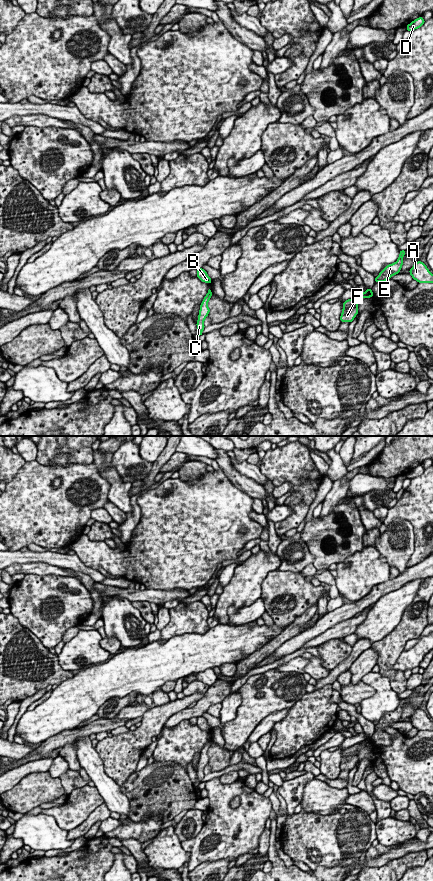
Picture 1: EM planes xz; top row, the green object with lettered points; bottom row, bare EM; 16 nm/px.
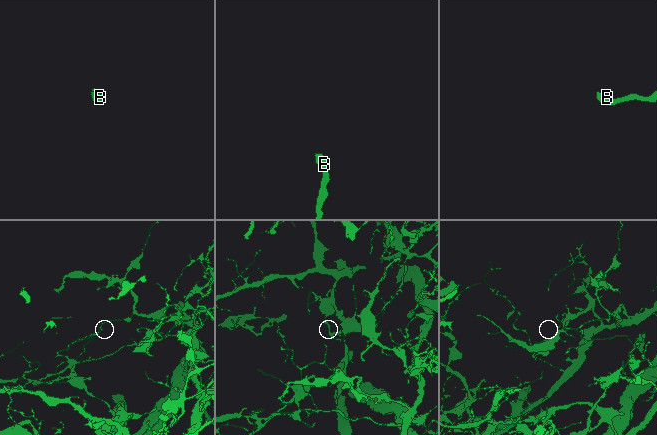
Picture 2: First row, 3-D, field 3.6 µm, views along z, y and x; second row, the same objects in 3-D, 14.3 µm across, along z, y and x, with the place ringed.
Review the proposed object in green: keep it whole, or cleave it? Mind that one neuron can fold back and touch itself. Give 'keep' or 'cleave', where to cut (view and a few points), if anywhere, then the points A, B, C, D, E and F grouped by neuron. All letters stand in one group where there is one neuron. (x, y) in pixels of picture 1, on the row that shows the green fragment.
cleave; cut in xz along (196, 340), (198, 342); A D E F / B C

